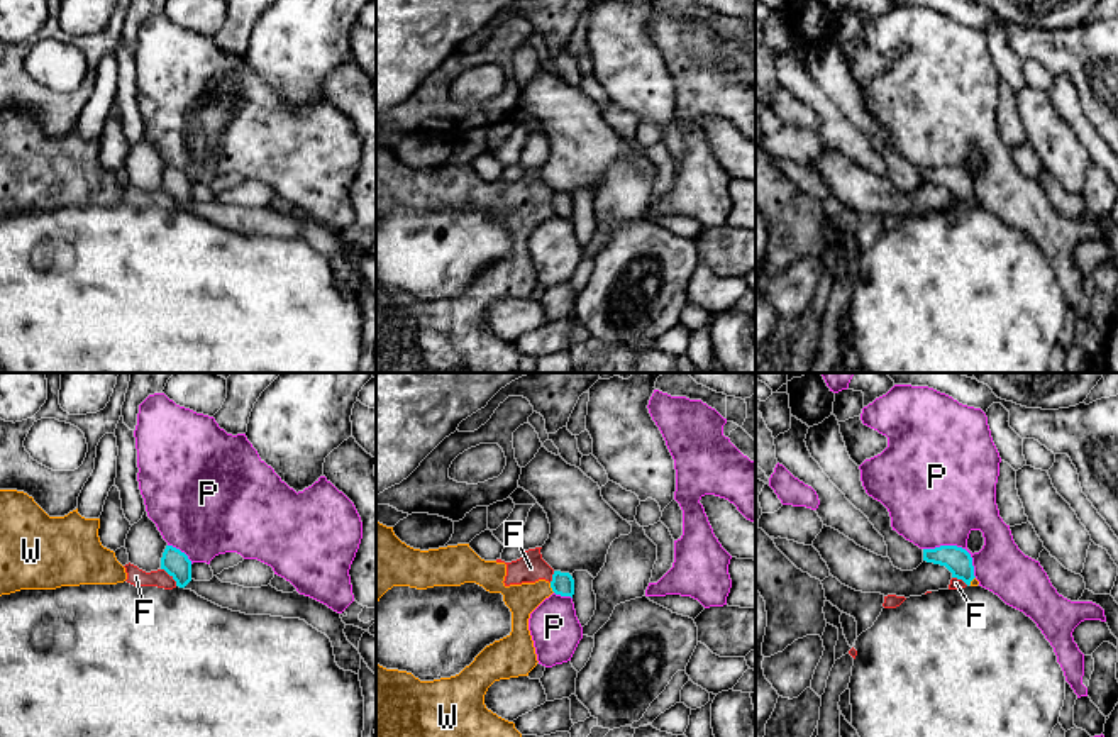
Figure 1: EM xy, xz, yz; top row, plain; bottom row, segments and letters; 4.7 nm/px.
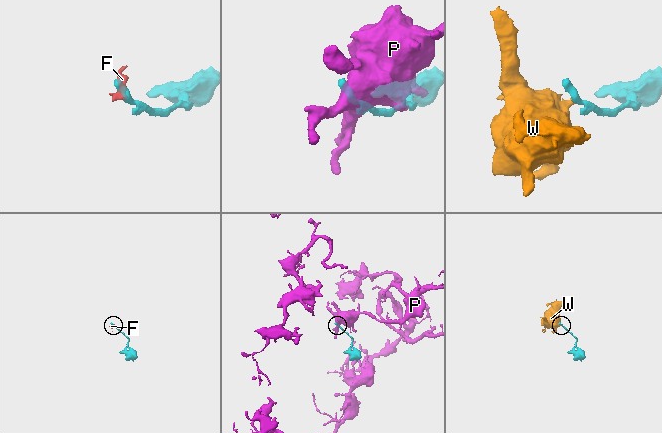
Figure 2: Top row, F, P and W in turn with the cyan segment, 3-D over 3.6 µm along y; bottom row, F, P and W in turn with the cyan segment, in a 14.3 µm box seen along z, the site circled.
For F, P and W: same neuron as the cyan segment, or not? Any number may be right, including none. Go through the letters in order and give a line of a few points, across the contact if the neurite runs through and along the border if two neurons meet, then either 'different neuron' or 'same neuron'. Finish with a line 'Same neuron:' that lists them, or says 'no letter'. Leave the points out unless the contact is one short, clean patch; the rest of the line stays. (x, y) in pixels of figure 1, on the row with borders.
F: line xy (161, 568), (177, 585); different neuron
P: different neuron
W: line xz (549, 583), (554, 592); different neuron
Same neuron: no letter

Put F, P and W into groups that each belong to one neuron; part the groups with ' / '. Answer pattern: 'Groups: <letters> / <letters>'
Groups: F W / P

